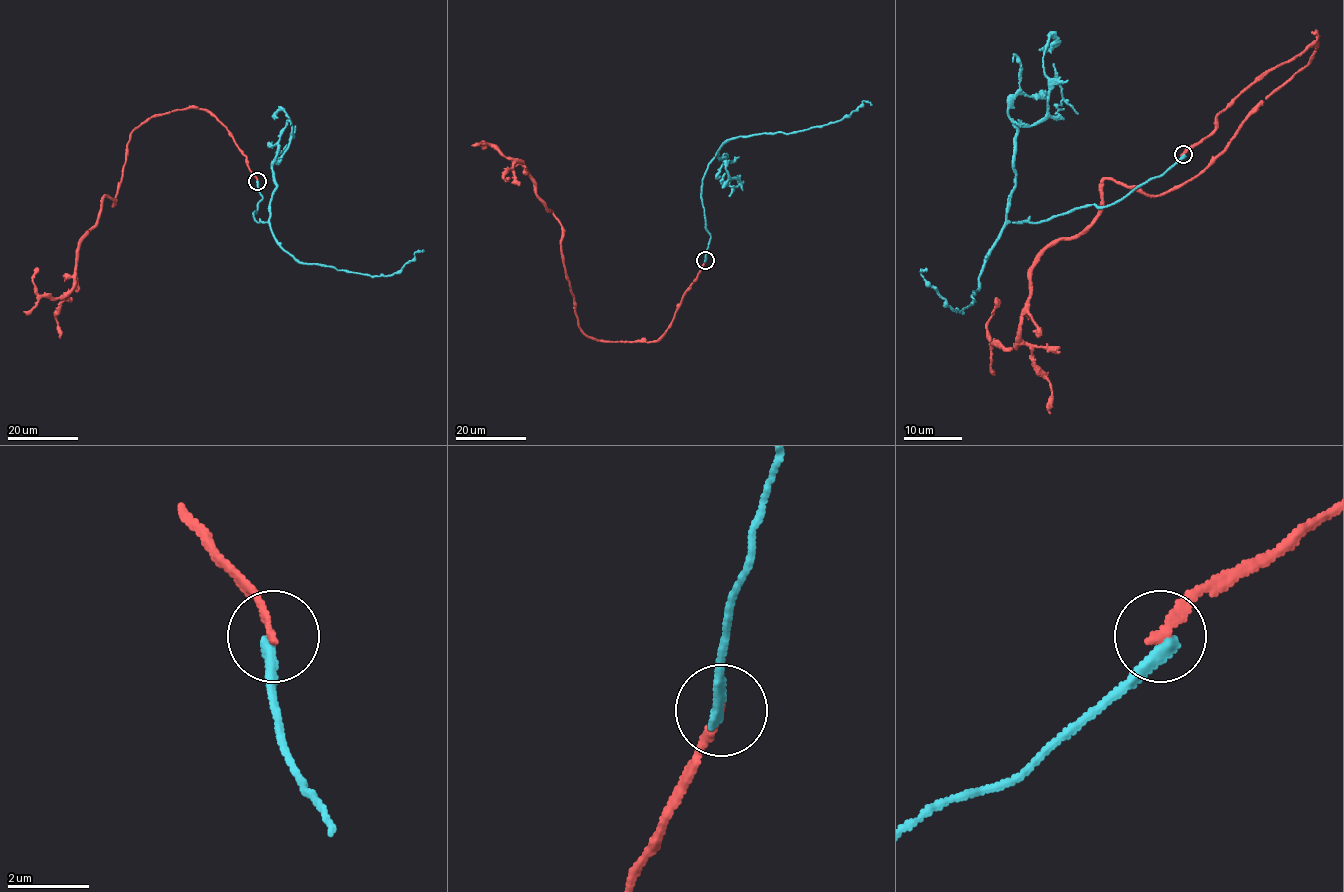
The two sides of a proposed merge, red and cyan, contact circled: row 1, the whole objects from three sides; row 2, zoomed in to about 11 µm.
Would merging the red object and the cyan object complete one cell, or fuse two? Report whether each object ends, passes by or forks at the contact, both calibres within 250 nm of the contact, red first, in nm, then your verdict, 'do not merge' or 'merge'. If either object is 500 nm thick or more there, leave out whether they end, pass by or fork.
red ends there; cyan ends there; 240 nm thick on the red side, 360 nm on the other; do not merge

